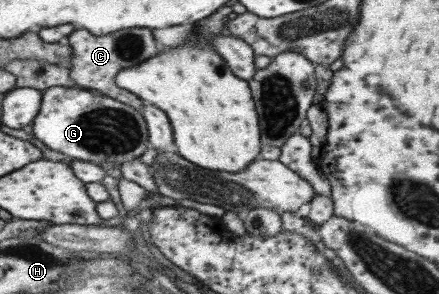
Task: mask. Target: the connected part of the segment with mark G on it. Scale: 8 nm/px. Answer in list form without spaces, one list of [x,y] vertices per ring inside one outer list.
[[[79,86],[47,87],[41,91],[40,109],[32,121],[32,135],[68,159],[120,164],[139,157],[148,147],[145,120],[139,110],[97,90]]]

